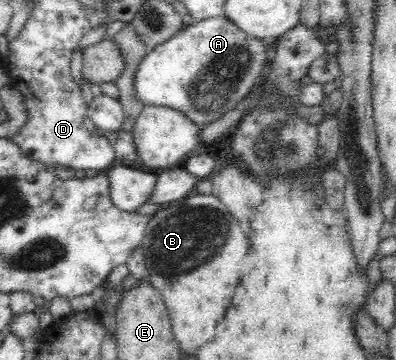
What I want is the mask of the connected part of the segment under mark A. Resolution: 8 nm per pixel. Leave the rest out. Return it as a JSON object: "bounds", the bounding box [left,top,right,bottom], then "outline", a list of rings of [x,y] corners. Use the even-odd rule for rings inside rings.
{"bounds":[133,17,270,126],"outline":[[[226,17],[205,18],[147,51],[134,71],[133,89],[145,105],[167,106],[203,126],[233,109],[252,86],[258,87],[270,59],[267,44],[244,34]]]}

